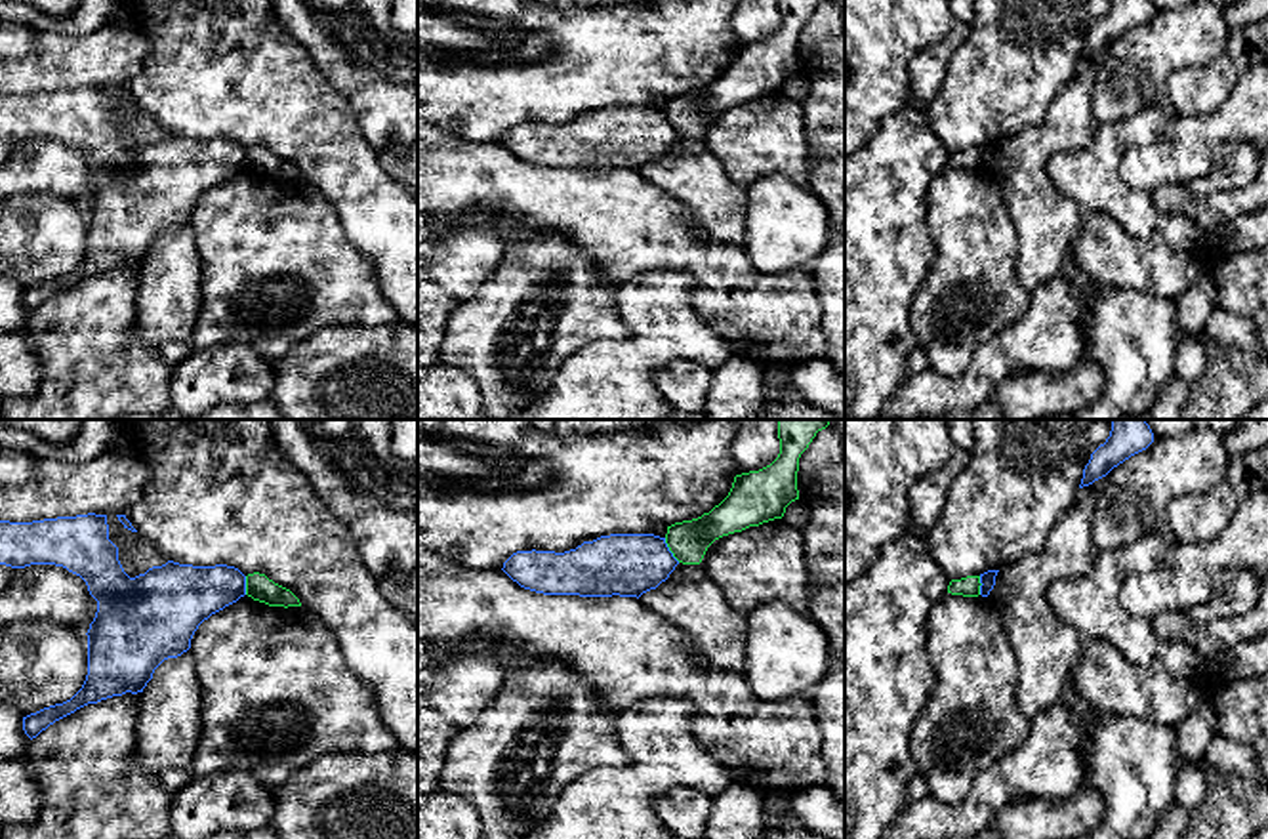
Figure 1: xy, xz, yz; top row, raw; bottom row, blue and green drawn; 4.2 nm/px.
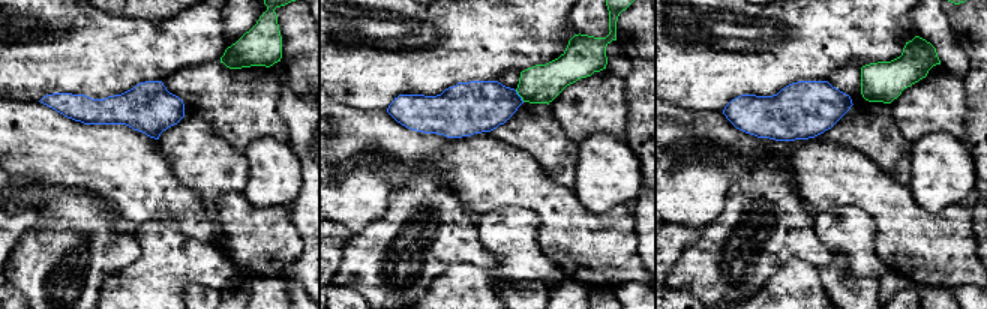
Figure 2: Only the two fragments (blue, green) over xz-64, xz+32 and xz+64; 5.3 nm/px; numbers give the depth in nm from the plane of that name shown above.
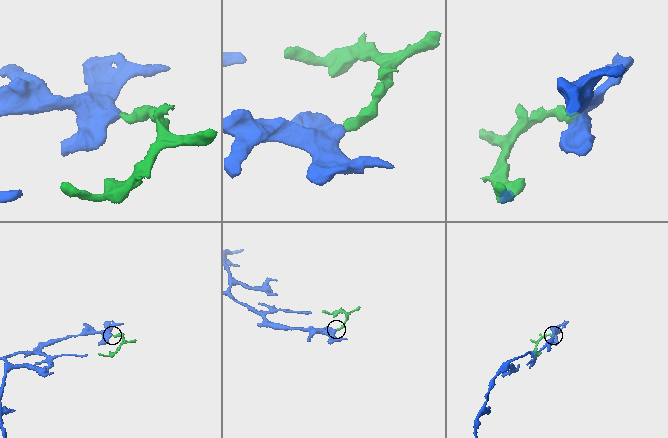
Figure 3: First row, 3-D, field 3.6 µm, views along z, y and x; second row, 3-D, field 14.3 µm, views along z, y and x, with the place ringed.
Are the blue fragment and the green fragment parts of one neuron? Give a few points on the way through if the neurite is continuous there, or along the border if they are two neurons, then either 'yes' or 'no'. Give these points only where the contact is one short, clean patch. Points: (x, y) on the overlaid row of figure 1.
border xz (664, 538), (679, 561); no

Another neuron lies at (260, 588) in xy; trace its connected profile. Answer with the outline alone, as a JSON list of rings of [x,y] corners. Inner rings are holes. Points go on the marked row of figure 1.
[[[259,572],[246,576],[246,595],[269,606],[301,606],[299,599],[290,589]]]

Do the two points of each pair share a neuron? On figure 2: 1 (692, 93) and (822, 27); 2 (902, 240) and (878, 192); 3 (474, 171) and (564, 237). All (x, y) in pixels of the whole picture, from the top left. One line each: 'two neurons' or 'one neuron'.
1: one neuron
2: one neuron
3: one neuron

